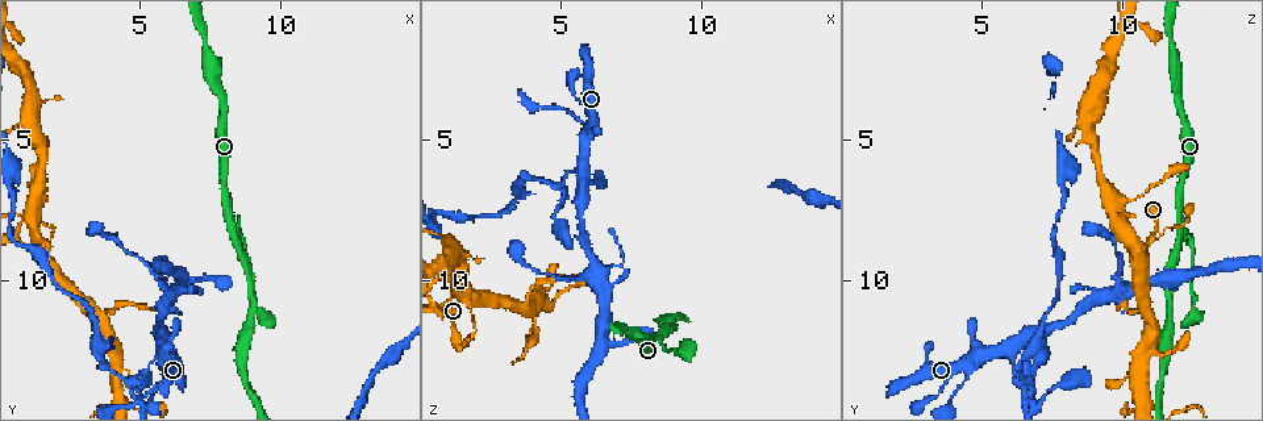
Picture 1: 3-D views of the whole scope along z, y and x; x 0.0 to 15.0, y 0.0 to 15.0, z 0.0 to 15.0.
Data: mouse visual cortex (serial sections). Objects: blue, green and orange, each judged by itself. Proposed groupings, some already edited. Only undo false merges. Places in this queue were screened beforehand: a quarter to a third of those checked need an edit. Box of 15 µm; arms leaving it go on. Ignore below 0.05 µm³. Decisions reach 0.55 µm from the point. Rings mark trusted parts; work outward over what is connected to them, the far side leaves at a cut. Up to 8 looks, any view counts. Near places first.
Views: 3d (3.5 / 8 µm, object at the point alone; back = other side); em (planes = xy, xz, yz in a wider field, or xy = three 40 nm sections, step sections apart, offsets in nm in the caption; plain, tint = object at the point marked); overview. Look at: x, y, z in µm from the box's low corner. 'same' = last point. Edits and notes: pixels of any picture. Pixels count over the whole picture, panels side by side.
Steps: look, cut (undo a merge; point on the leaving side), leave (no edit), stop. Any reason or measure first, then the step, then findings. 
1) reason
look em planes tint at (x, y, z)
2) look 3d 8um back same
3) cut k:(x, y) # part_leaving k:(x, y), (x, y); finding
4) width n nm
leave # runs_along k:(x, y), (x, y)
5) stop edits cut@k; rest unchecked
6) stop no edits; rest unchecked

three arms meet
look 3d 3.5um at (5.8, 13.3, 4.5)

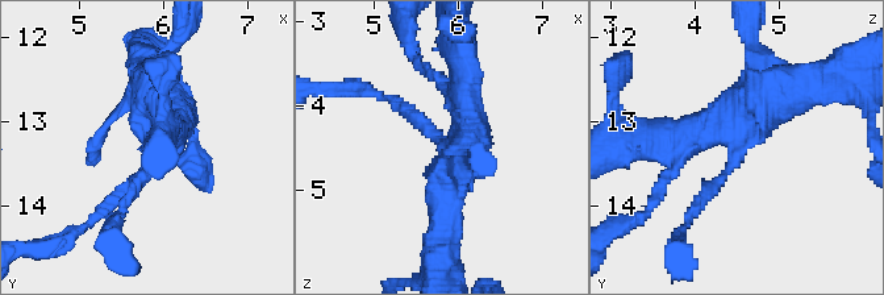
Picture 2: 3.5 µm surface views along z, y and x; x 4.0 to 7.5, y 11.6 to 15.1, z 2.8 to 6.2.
look em xy step 3 tint same

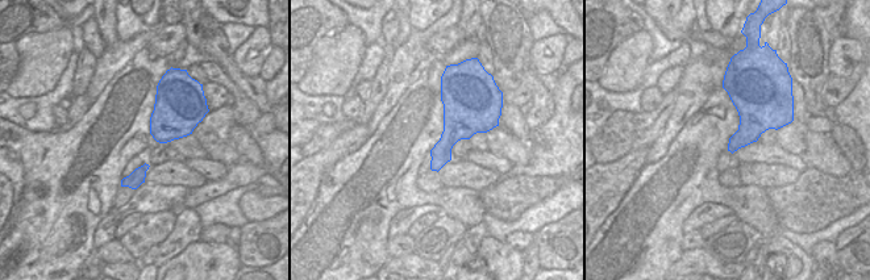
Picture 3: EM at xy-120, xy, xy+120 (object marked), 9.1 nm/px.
look em planes tint same

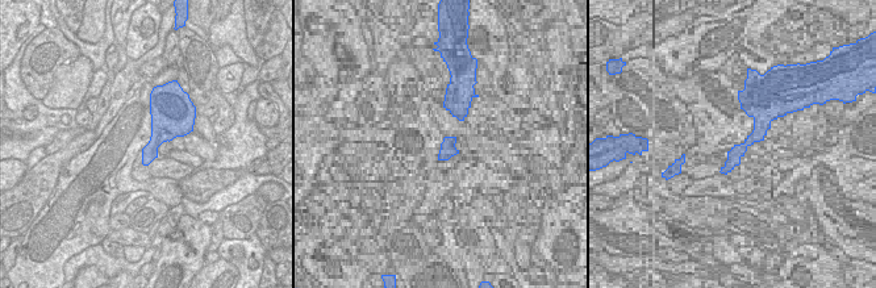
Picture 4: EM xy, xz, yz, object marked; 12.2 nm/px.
arms 3
leave # runs_along 2:(170, 137), (105, 206); one cell here

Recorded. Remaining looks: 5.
a narrow waist
look 3d 3.5um at (4.8, 13.6, 6.7)

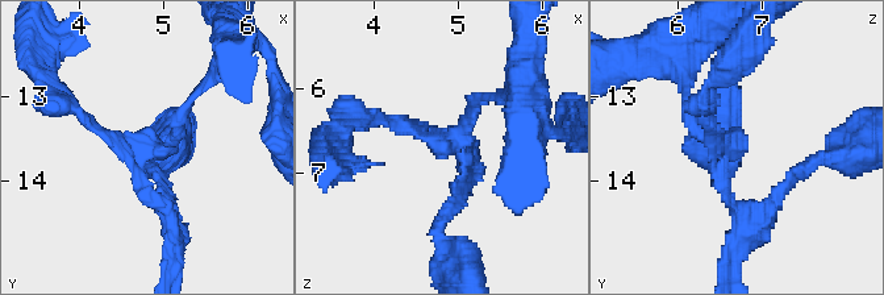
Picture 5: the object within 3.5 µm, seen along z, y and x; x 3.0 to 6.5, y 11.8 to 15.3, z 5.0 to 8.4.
cut 5:(157, 206) # a second cell is stuck on

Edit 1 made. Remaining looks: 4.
see it whole again
look overview

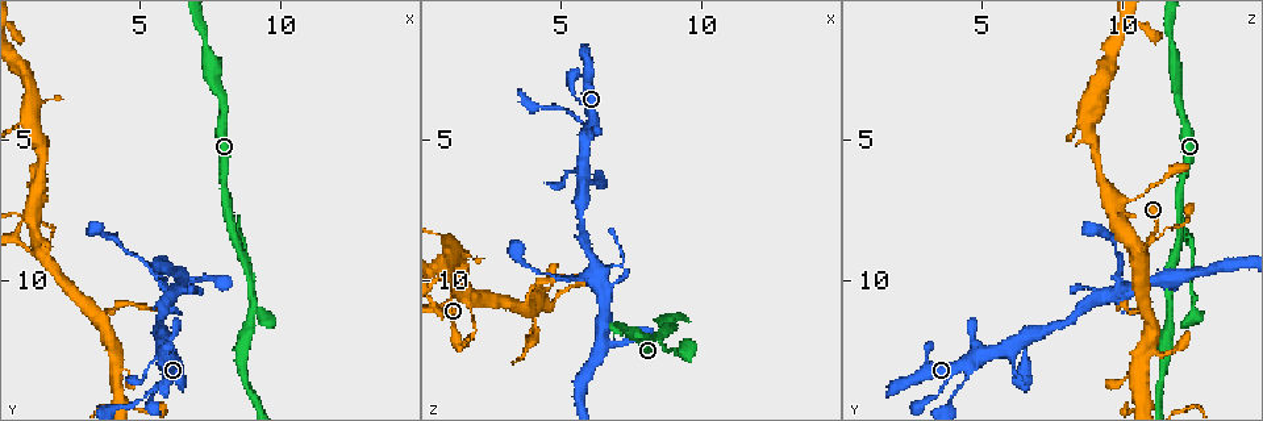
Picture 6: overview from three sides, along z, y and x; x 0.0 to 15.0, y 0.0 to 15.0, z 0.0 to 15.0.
two arms in line, one across
look 3d 3.5um at (8.4, 8.3, 12.0)

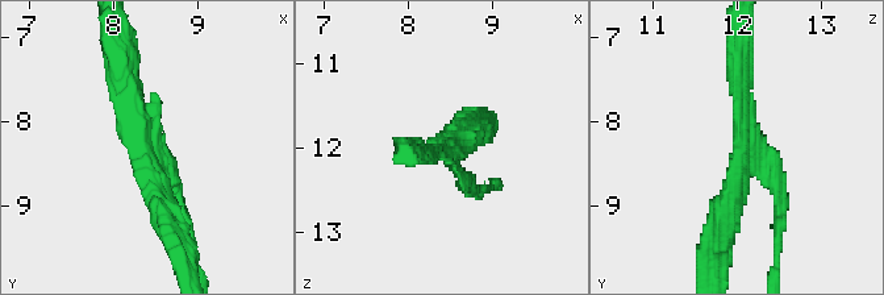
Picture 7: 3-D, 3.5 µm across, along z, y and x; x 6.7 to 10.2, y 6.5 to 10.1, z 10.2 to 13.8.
arms 3; arm_widths 200, 250, 300 nm
look em planes tint at (8.35, 8.40, 12.05)

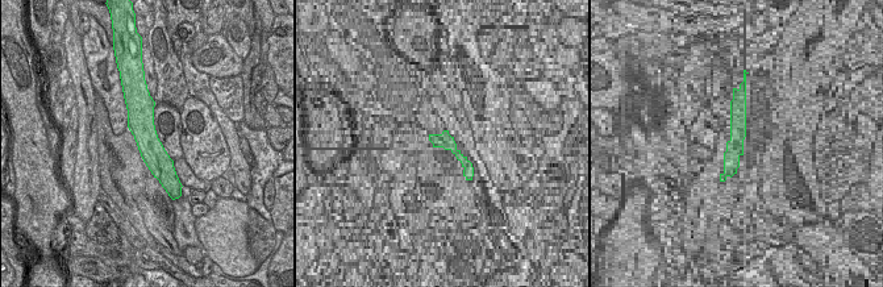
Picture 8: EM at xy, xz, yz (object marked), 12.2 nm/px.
cut 7:(779, 208) # part_leaving 7:(755, 162), (779, 190), (775, 270); two cells meet here

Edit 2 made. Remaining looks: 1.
stop edits cut@5, cut@7; rest unchecked

